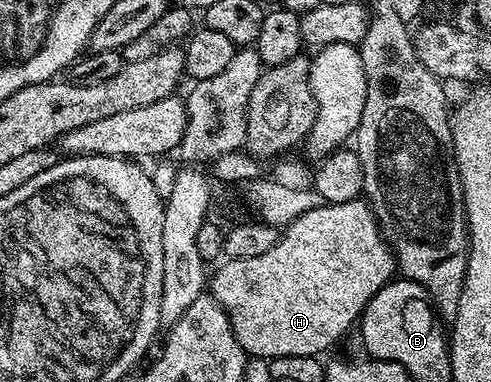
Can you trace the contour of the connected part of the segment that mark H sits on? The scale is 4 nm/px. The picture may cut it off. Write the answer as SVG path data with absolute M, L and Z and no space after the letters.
M363 199L324 203L315 210L305 211L280 232L279 241L265 254L222 263L212 277L210 274L209 295L225 311L237 343L241 343L243 352L251 359L323 355L350 331L354 321L356 324L362 318L367 301L397 273L392 246L380 233L375 212Z

